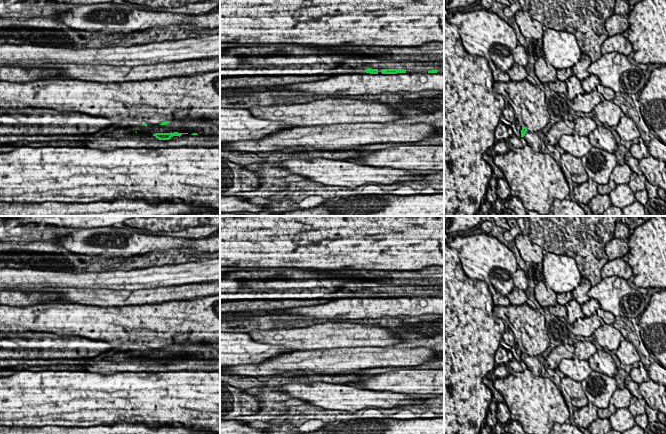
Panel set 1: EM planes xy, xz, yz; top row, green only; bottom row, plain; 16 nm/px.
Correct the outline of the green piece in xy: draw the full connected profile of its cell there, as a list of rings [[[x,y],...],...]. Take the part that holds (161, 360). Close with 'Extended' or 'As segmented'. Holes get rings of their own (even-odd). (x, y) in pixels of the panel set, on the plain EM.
[[[171,356],[171,357],[155,357],[153,360],[155,360],[159,364],[169,364],[173,360],[181,360],[182,358],[188,358],[188,357],[178,357],[178,356]]]. As segmented

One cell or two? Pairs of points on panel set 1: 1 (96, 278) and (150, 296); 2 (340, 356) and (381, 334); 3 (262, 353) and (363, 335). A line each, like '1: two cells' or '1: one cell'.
1: two cells
2: two cells
3: two cells

